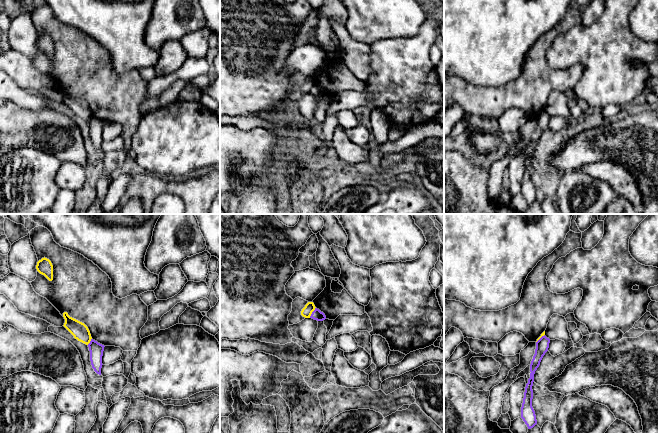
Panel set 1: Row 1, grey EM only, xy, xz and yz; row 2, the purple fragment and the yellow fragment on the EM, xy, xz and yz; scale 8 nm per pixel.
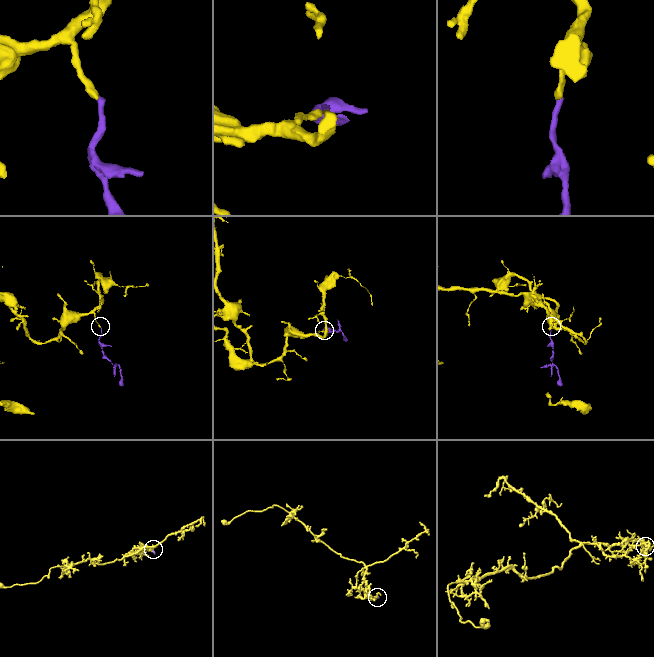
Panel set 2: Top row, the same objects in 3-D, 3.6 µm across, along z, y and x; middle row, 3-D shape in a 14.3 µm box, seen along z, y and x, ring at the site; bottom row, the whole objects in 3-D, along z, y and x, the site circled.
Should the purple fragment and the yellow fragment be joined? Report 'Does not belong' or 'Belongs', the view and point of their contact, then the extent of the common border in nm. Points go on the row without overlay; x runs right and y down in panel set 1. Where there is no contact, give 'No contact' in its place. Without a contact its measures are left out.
Does not belong. Touches purple at xz (312, 88). Shared border 100 nm

